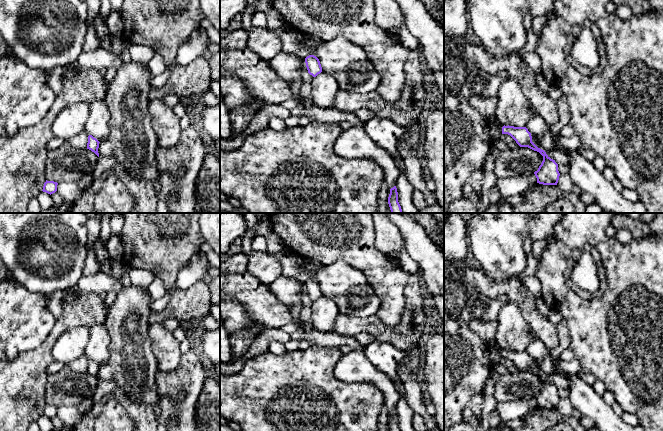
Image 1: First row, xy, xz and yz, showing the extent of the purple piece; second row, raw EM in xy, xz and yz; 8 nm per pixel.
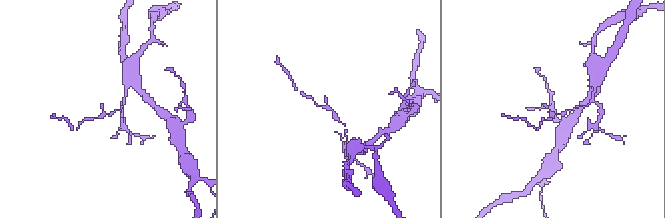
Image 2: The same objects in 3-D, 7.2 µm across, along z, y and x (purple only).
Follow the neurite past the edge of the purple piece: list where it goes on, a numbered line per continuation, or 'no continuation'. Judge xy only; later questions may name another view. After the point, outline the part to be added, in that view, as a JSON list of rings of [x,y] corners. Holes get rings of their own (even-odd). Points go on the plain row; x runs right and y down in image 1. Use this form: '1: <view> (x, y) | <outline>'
no continuation

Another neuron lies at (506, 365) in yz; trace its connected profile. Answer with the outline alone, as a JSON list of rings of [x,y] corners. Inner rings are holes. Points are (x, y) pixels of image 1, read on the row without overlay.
[[[502,358],[498,368],[504,372],[512,373],[512,374],[516,374],[520,371],[516,367],[516,365],[508,358]]]

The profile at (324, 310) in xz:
[[[326,296],[313,301],[311,319],[313,327],[323,333],[331,333],[339,310],[335,302]]]

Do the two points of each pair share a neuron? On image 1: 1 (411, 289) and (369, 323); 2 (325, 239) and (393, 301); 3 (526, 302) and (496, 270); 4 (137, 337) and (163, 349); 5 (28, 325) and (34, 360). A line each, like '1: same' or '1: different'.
1: same
2: same
3: different
4: different
5: different

